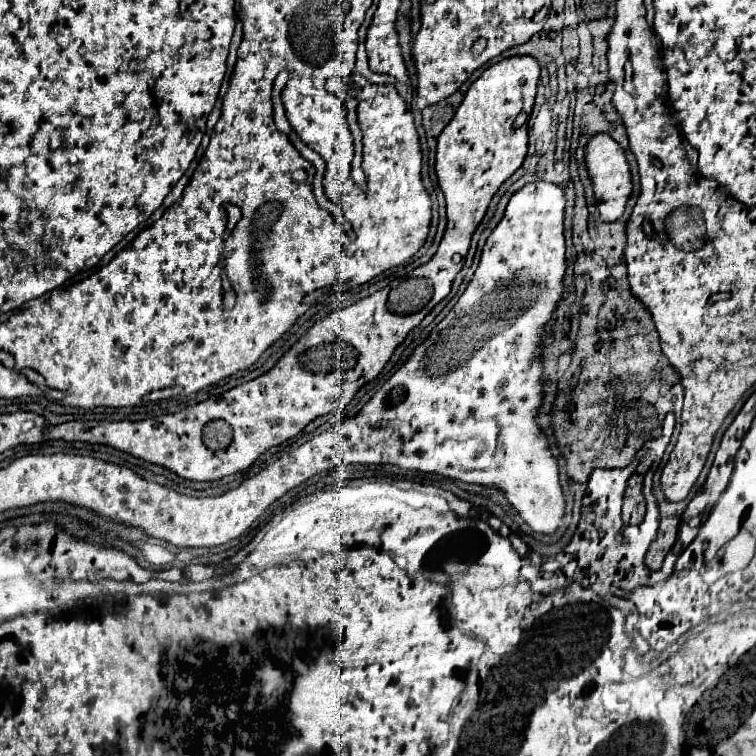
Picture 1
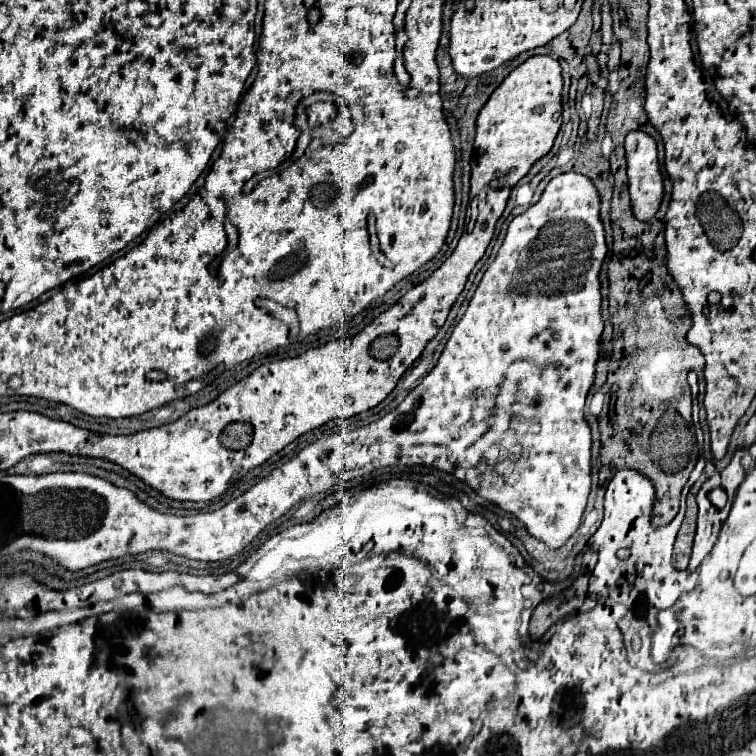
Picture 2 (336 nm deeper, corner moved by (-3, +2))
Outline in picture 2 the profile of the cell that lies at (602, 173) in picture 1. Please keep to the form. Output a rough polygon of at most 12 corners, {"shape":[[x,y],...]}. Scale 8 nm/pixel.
{"shape":[[630,131],[624,147],[632,213],[656,215],[662,175],[656,141]]}

